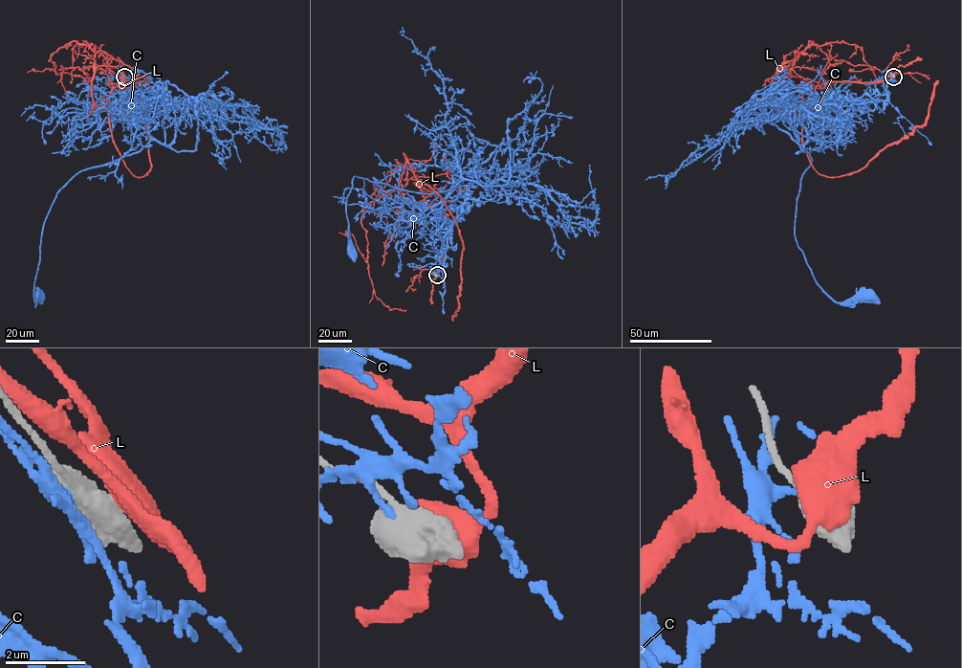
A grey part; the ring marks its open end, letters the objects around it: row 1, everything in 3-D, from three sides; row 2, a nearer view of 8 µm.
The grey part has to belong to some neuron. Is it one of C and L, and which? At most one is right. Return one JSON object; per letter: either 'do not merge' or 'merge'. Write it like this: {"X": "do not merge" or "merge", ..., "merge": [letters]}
{"C": "do not merge", "L": "do not merge", "merge": []}

